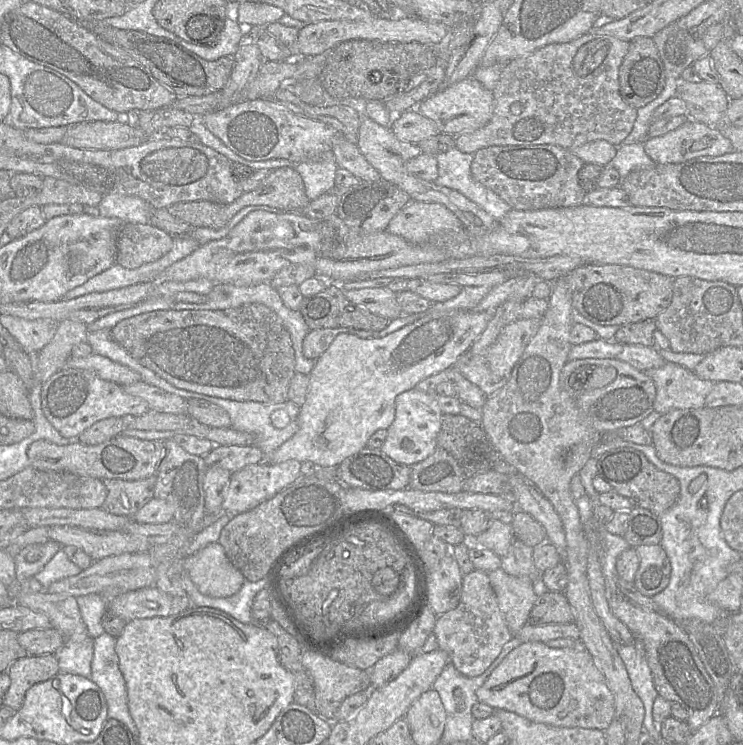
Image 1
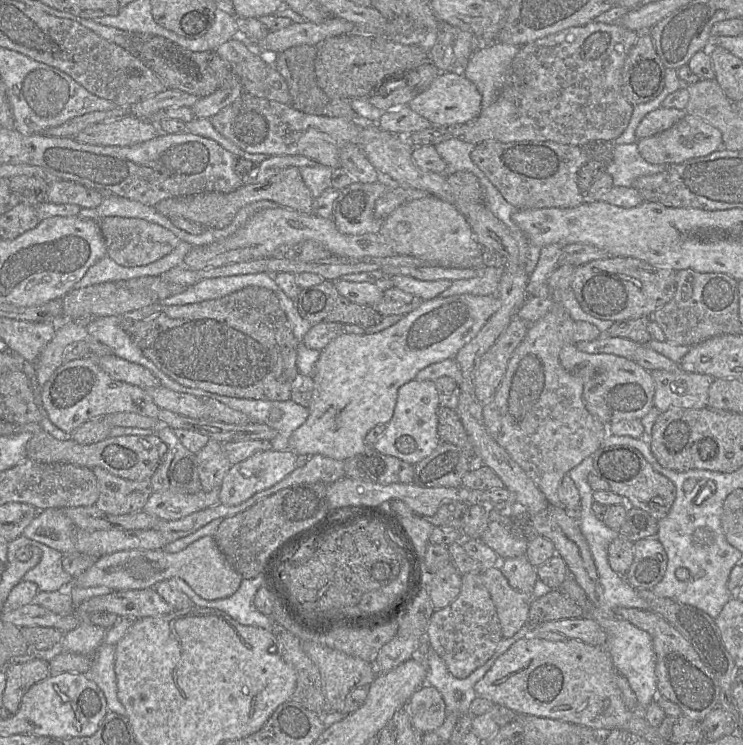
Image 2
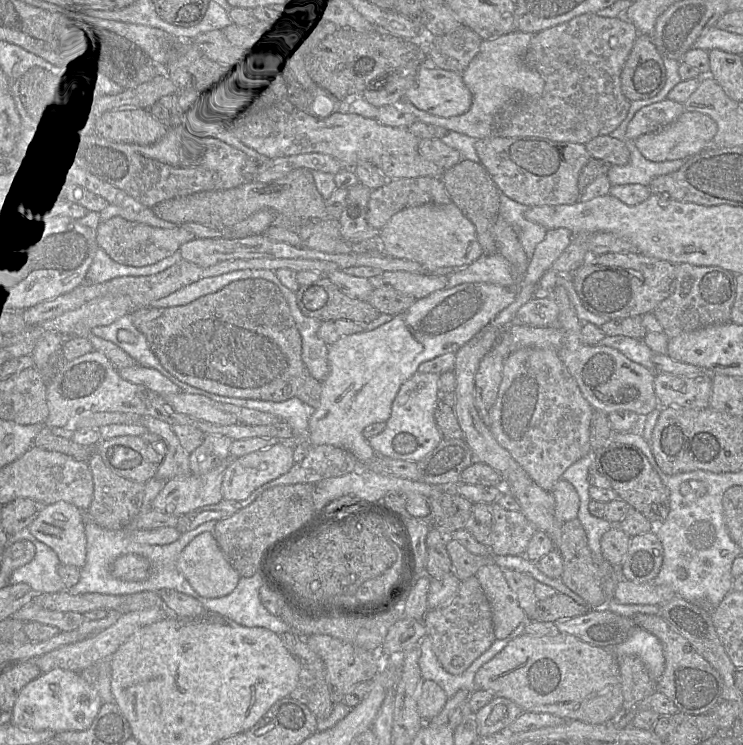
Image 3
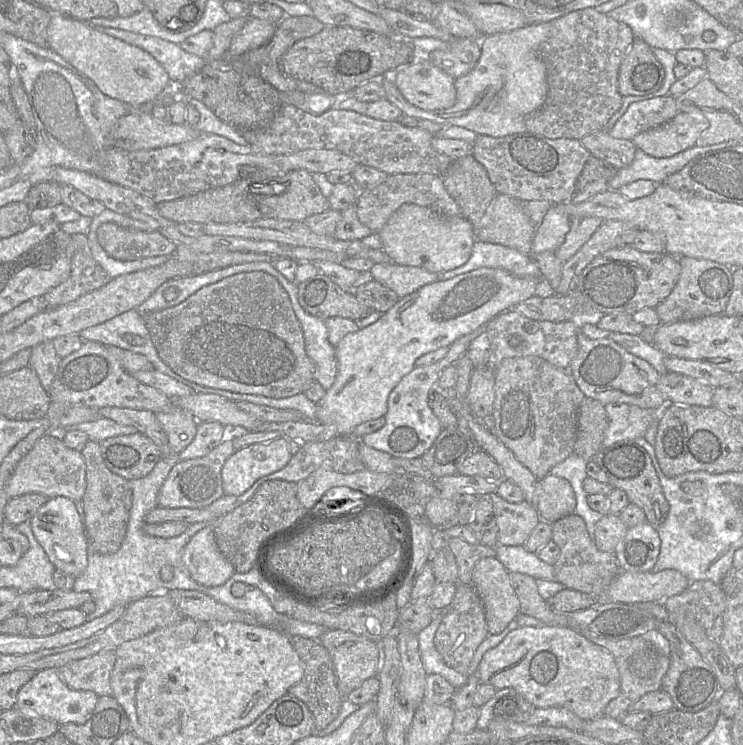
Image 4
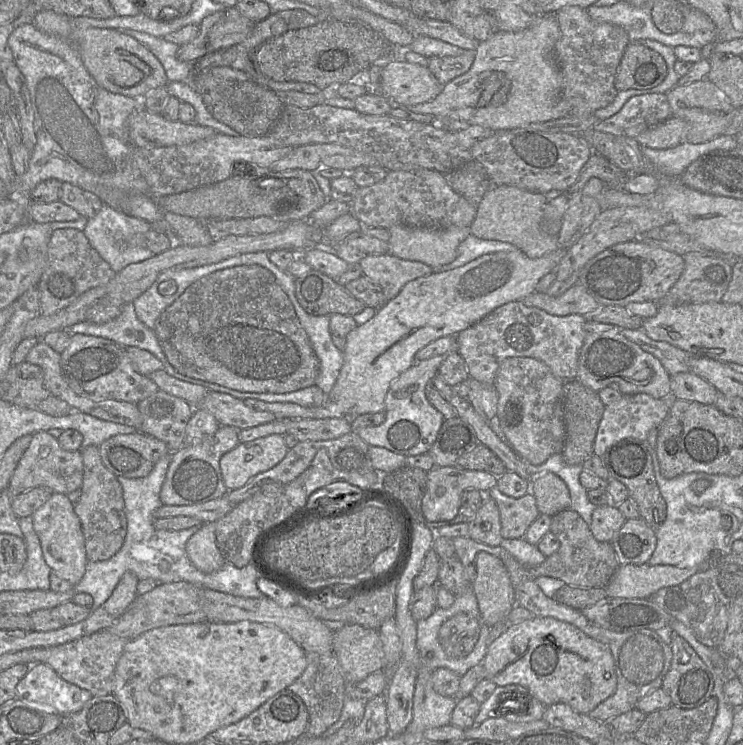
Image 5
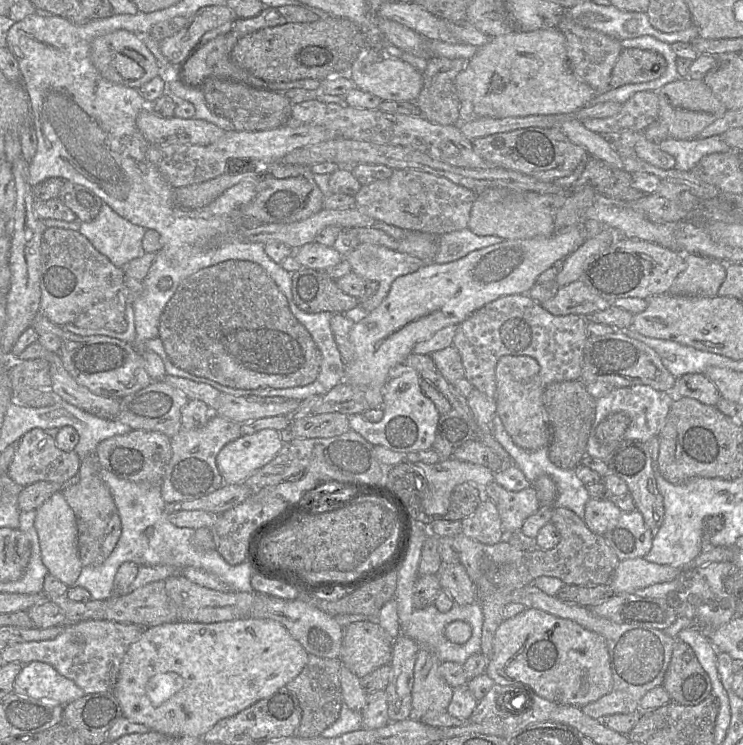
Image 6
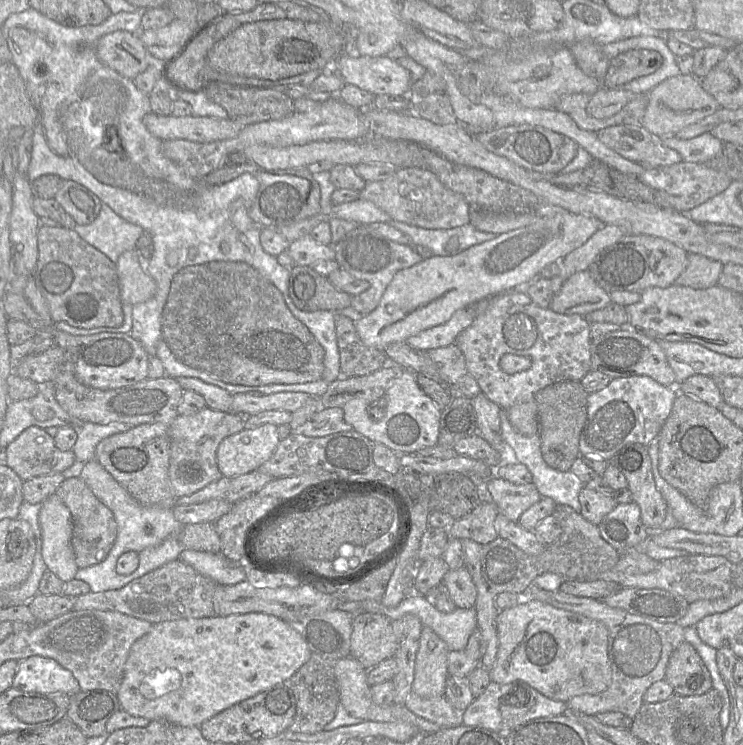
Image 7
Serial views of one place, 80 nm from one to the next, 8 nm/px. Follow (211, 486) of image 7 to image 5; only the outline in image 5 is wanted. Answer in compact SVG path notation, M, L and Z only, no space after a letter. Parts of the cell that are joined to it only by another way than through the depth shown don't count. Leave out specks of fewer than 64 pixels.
M227 495L201 504L193 505L163 505L154 512L154 518L173 516L188 516L202 523L216 522L233 509L233 504Z

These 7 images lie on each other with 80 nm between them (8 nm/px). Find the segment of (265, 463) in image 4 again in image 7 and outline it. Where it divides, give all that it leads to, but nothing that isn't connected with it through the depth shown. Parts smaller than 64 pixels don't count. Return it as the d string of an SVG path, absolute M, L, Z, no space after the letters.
M264 424L224 438L216 451L218 470L224 477L236 477L257 470L279 444L277 426Z

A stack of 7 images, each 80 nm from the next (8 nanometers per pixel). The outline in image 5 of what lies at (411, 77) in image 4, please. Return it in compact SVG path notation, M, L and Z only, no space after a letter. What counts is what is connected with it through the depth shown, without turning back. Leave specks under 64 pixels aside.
M402 56L382 62L381 95L391 105L407 107L429 102L441 88L427 66L408 62Z

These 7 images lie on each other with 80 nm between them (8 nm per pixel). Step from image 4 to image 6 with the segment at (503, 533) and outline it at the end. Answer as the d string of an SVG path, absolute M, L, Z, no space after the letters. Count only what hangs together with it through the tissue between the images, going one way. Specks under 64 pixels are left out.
M493 481L484 487L487 497L494 503L506 534L518 534L525 520L535 514L540 503L533 485L513 492Z

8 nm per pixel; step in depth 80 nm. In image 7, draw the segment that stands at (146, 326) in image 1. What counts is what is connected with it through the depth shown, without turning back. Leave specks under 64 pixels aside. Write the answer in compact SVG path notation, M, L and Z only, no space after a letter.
M211 261L176 273L162 312L162 339L178 361L229 384L302 384L321 379L324 372L324 348L291 313L279 289L245 262Z

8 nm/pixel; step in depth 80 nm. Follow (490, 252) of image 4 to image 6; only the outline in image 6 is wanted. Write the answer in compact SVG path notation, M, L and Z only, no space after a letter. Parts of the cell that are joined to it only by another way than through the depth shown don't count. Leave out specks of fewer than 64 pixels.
M468 227L452 232L443 240L442 253L437 252L434 262L443 264L458 260L472 251L501 242L497 236L478 236Z

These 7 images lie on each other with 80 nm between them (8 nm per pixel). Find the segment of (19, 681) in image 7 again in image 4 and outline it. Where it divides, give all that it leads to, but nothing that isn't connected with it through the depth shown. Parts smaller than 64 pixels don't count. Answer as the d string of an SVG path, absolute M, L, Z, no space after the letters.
M48 668L37 671L32 679L19 689L14 707L51 719L59 725L65 723L83 724L93 712L98 699L99 696L90 690L70 688L62 680L59 669Z

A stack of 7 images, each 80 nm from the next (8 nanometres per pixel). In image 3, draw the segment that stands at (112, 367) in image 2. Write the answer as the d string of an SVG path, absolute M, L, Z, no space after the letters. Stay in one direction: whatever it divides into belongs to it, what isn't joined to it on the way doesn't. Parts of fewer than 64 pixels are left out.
M138 364L132 367L120 368L118 373L124 380L133 384L143 385L159 395L181 392L177 385L150 367Z

